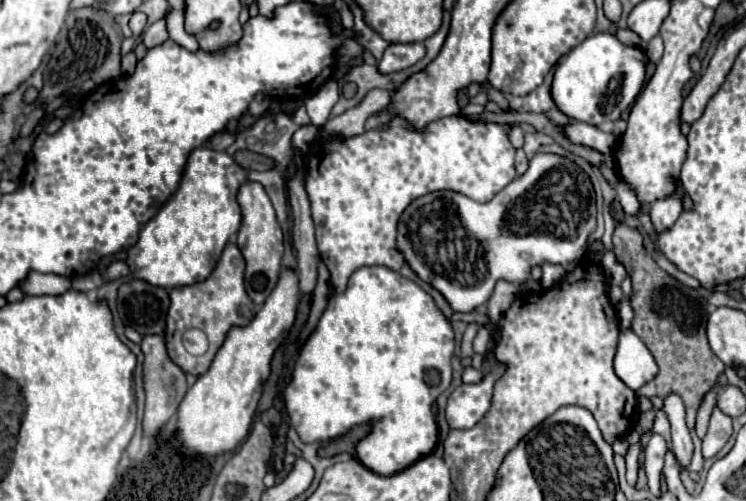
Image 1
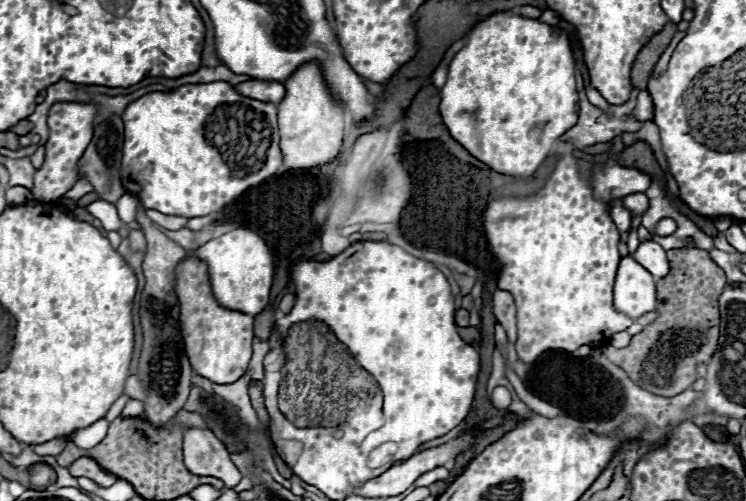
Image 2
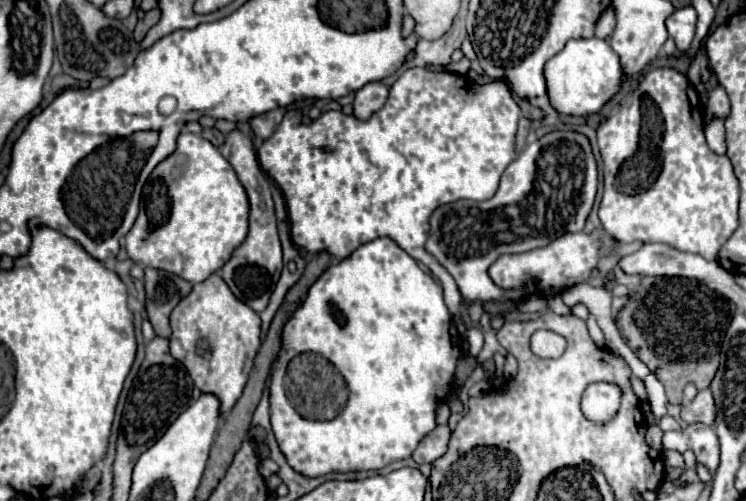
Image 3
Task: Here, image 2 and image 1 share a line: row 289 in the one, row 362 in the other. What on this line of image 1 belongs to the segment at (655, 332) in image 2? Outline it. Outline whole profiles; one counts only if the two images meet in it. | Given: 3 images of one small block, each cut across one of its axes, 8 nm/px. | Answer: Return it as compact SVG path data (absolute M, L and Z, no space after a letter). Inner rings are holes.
M616 222L614 228L614 250L620 258L620 262L626 266L630 278L632 278L632 308L634 308L634 320L632 330L634 334L648 346L652 356L658 364L658 376L644 384L636 396L660 396L664 398L670 392L676 392L682 396L686 404L686 422L688 428L694 428L696 410L706 396L706 392L716 384L718 374L724 374L724 362L720 362L714 352L708 346L706 340L706 306L702 296L682 286L676 278L672 278L668 272L664 272L656 260L648 254L644 248L642 234L636 228L630 228L624 222ZM660 334L664 334L664 340L660 342Z

